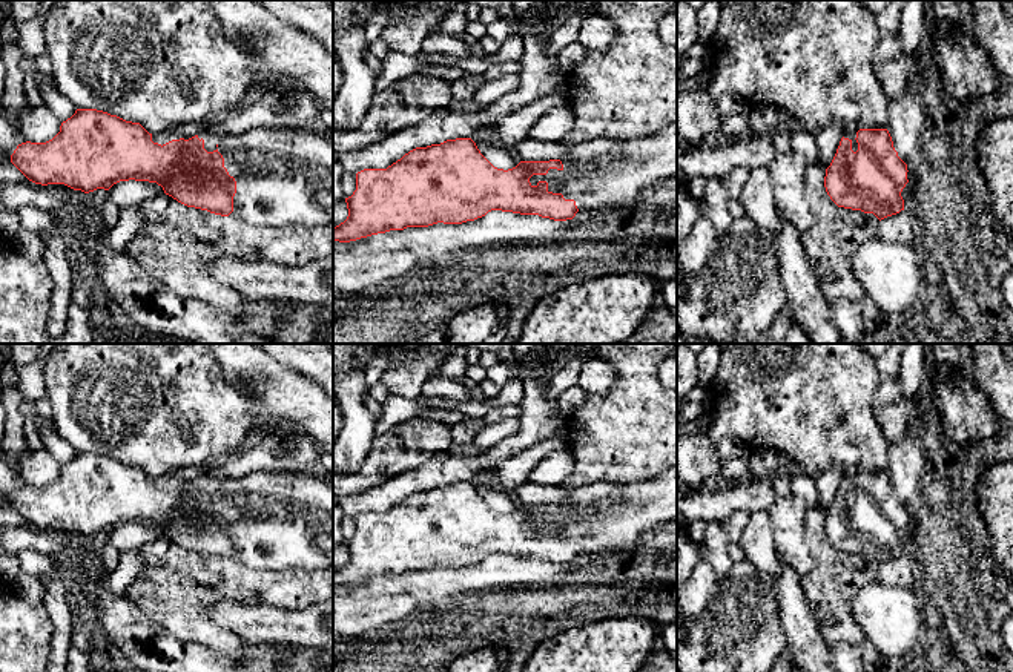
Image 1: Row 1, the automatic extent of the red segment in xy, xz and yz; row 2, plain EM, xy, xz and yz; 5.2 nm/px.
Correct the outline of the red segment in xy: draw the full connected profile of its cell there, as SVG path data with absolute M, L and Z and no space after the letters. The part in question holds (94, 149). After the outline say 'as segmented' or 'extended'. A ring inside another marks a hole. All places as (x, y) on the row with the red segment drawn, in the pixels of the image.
M77 109L46 143L21 143L11 163L32 183L64 184L84 193L109 190L120 181L149 181L163 187L178 203L221 216L233 216L256 227L319 227L333 222L333 133L322 126L302 129L253 129L239 135L198 133L166 144L152 141L140 123L126 121L97 109Z; extended

